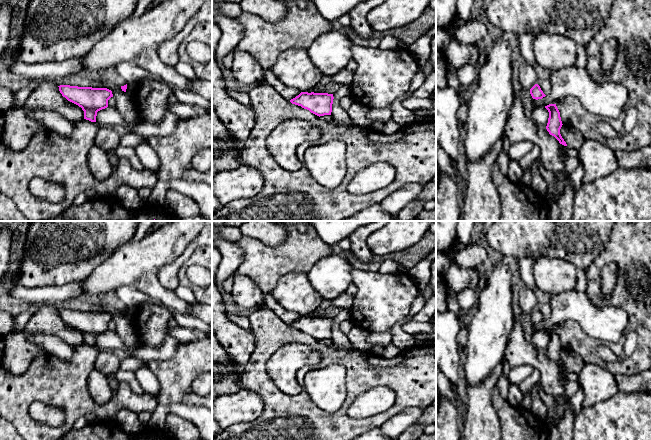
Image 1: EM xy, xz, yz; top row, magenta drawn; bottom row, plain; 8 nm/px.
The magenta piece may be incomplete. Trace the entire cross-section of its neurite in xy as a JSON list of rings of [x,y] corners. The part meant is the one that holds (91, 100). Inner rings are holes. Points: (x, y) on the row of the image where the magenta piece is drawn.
[[[60,85],[59,91],[68,101],[78,105],[84,111],[84,119],[96,122],[97,112],[108,107],[108,100],[113,97],[107,88],[78,87]]]

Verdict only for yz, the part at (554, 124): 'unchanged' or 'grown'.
unchanged

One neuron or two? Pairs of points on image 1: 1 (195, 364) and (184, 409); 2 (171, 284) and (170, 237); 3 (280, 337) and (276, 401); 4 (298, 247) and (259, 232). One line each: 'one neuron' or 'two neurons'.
1: two neurons
2: two neurons
3: one neuron
4: two neurons

